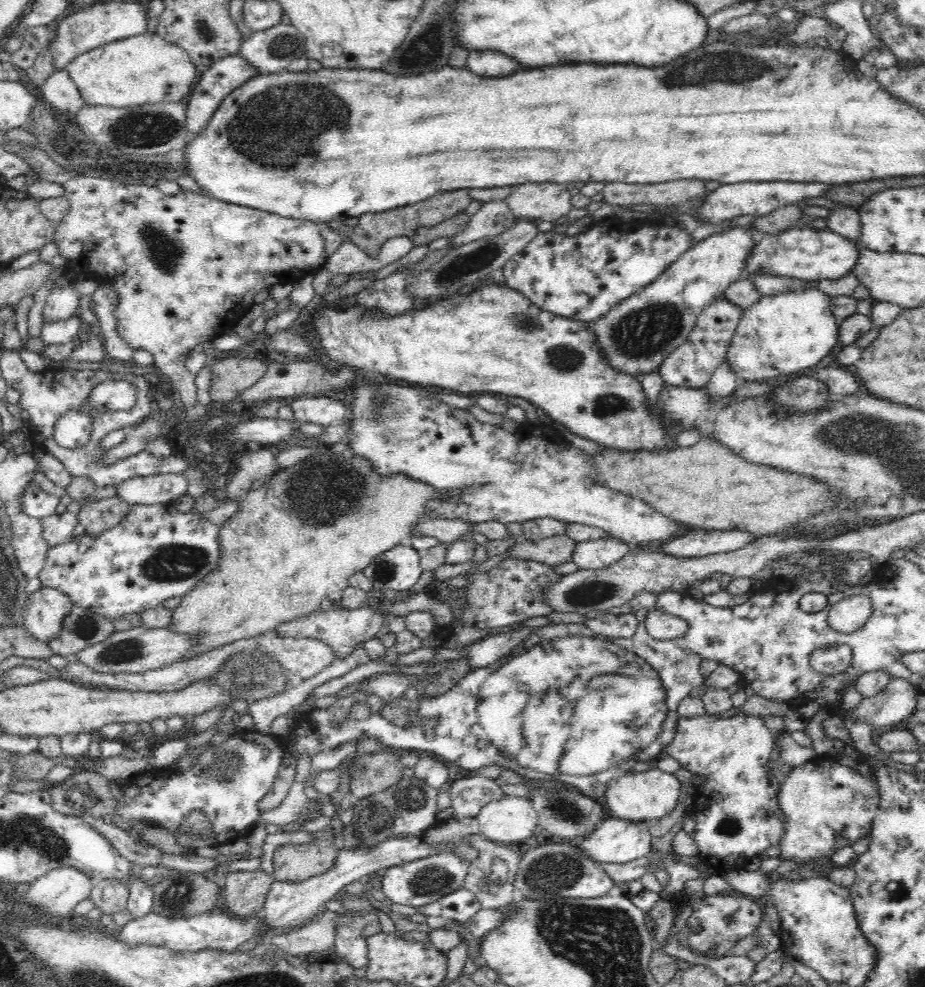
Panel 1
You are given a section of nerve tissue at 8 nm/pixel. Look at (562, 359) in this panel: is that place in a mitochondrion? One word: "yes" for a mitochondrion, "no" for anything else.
yes

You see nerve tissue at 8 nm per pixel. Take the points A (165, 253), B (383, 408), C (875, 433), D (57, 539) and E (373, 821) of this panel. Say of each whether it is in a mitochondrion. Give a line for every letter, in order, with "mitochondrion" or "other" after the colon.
A: mitochondrion
B: mitochondrion
C: mitochondrion
D: other
E: mitochondrion

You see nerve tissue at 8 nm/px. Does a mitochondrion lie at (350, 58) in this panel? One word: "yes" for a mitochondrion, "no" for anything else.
no

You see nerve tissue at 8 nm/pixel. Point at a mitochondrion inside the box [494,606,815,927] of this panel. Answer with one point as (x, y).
(556, 872)

